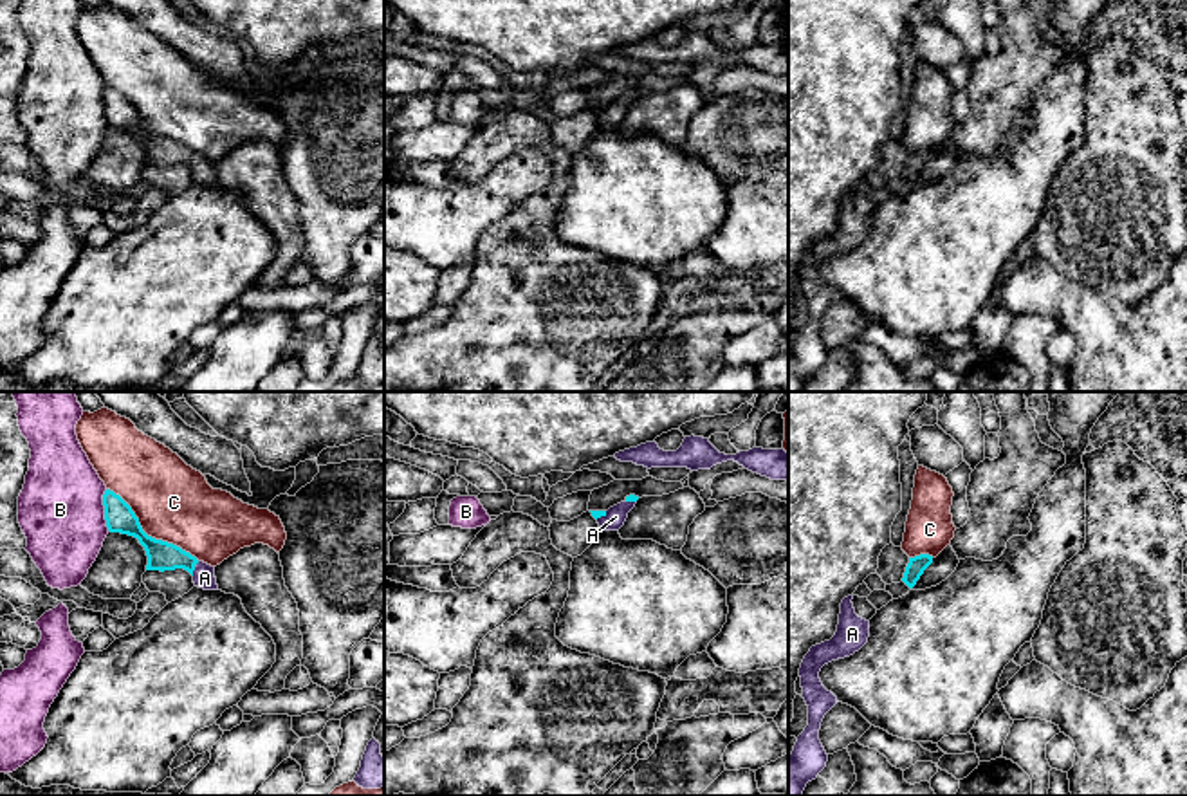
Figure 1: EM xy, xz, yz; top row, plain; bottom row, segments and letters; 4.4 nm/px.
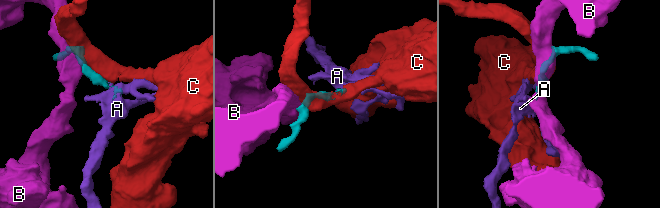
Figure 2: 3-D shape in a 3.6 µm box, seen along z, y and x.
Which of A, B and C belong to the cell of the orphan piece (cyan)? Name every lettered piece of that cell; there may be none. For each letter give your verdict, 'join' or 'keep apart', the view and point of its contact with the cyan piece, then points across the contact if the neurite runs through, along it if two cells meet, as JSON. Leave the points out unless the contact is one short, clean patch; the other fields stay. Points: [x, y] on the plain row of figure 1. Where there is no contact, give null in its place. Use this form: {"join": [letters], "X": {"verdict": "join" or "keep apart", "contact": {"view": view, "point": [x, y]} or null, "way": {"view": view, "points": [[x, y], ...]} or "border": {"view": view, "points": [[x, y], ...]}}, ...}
{"join": ["A"], "A": {"verdict": "join", "contact": {"view": "xy", "point": [193, 165]}, "way": {"view": "xy", "points": [[161, 150], [181, 154], [193, 165], [204, 174]]}}, "B": {"verdict": "keep apart", "contact": {"view": "xy", "point": [105, 105]}, "border": {"view": "xy", "points": [[105, 85], [103, 114], [109, 125]]}}, "C": {"verdict": "keep apart", "contact": {"view": "xy", "point": [147, 130]}}}

